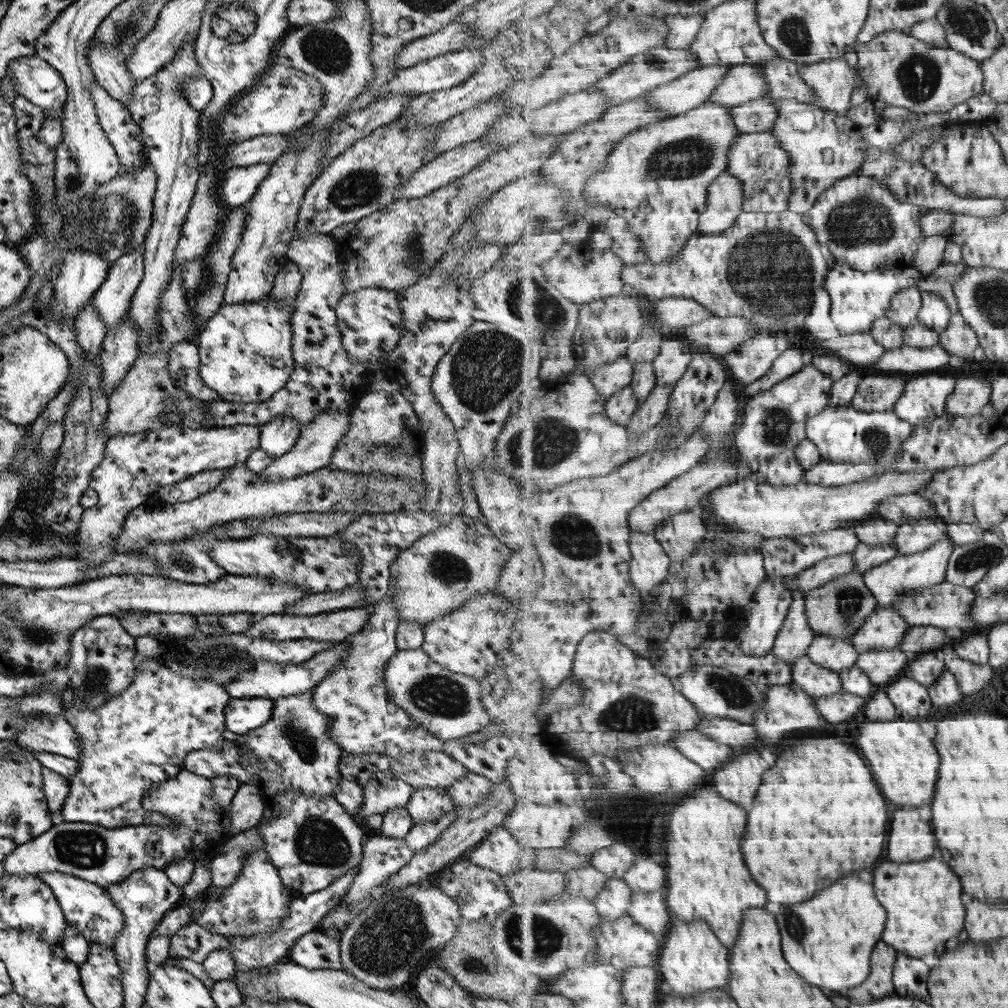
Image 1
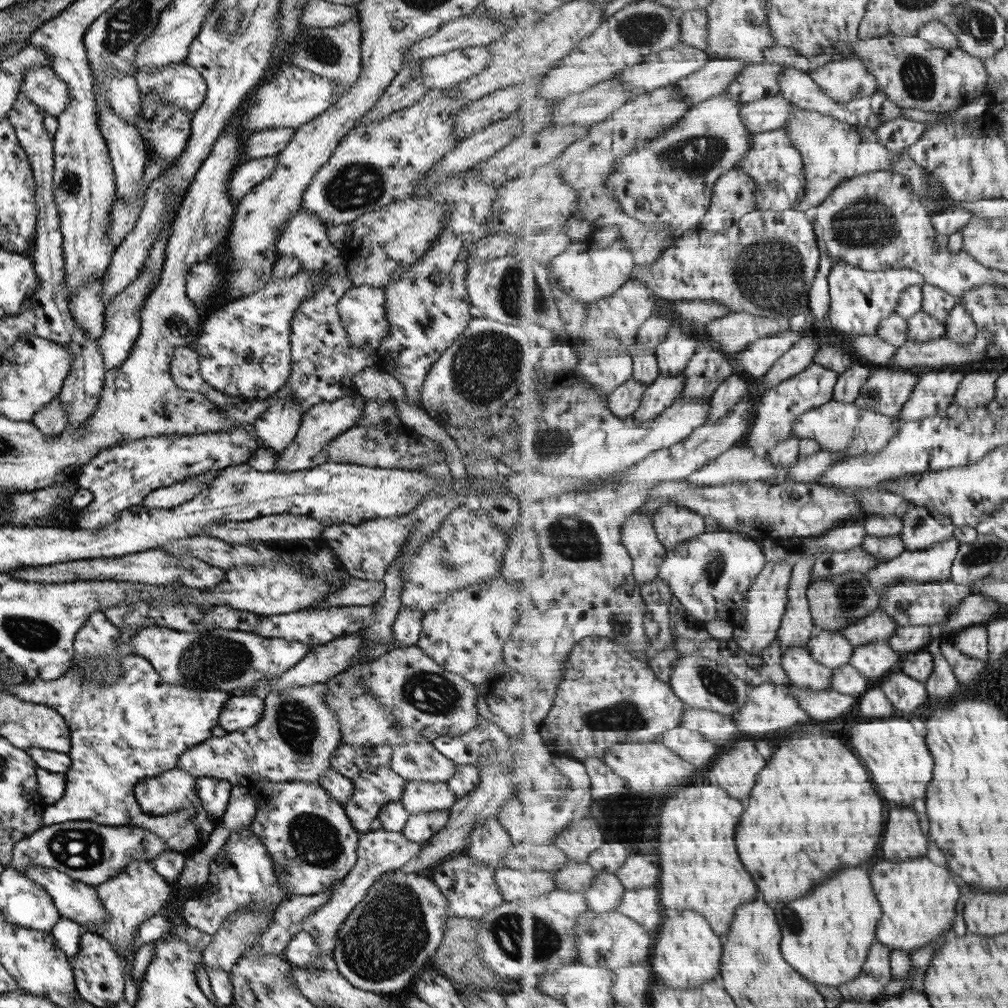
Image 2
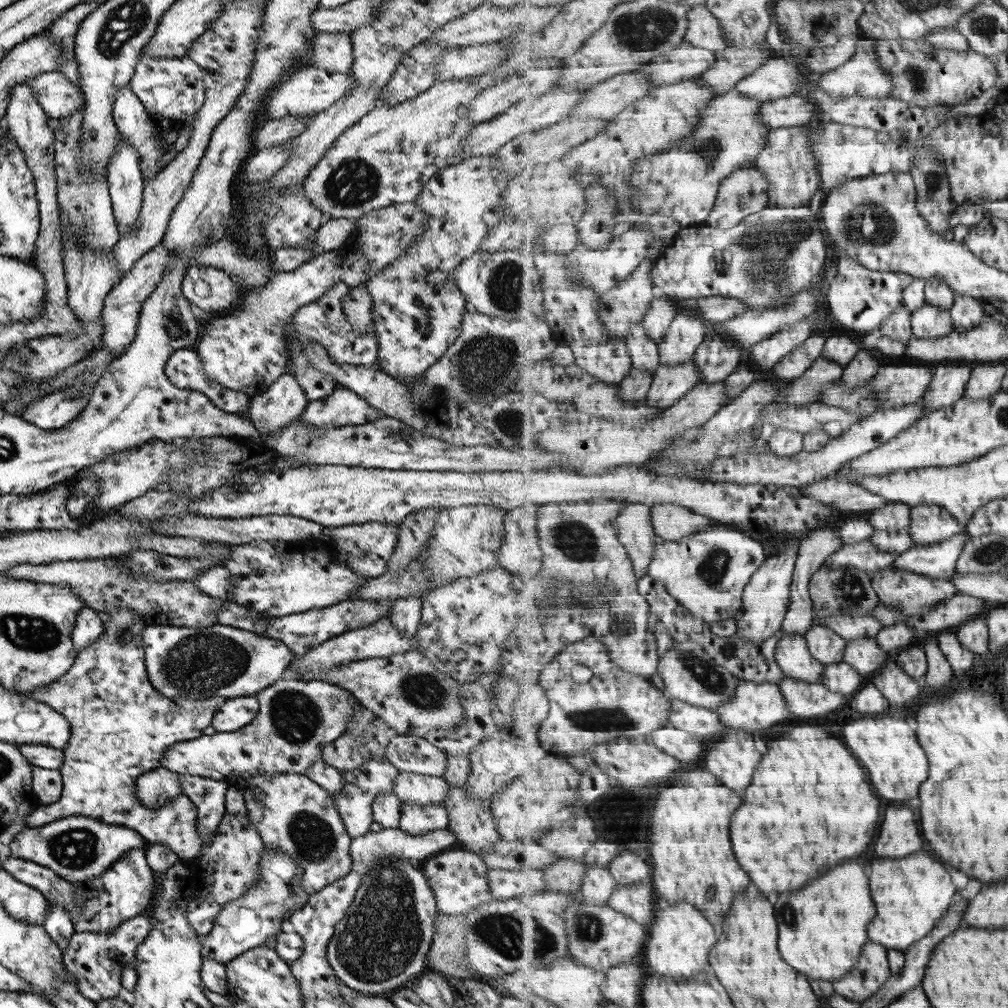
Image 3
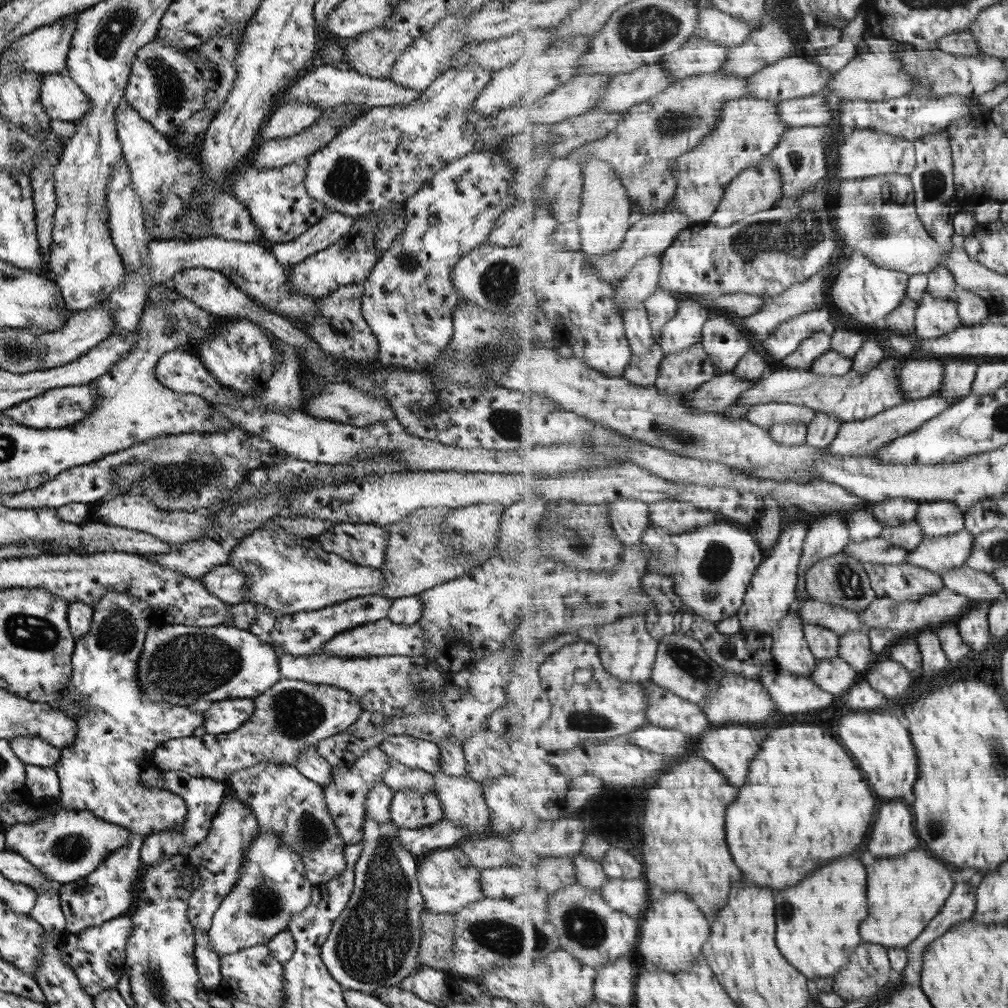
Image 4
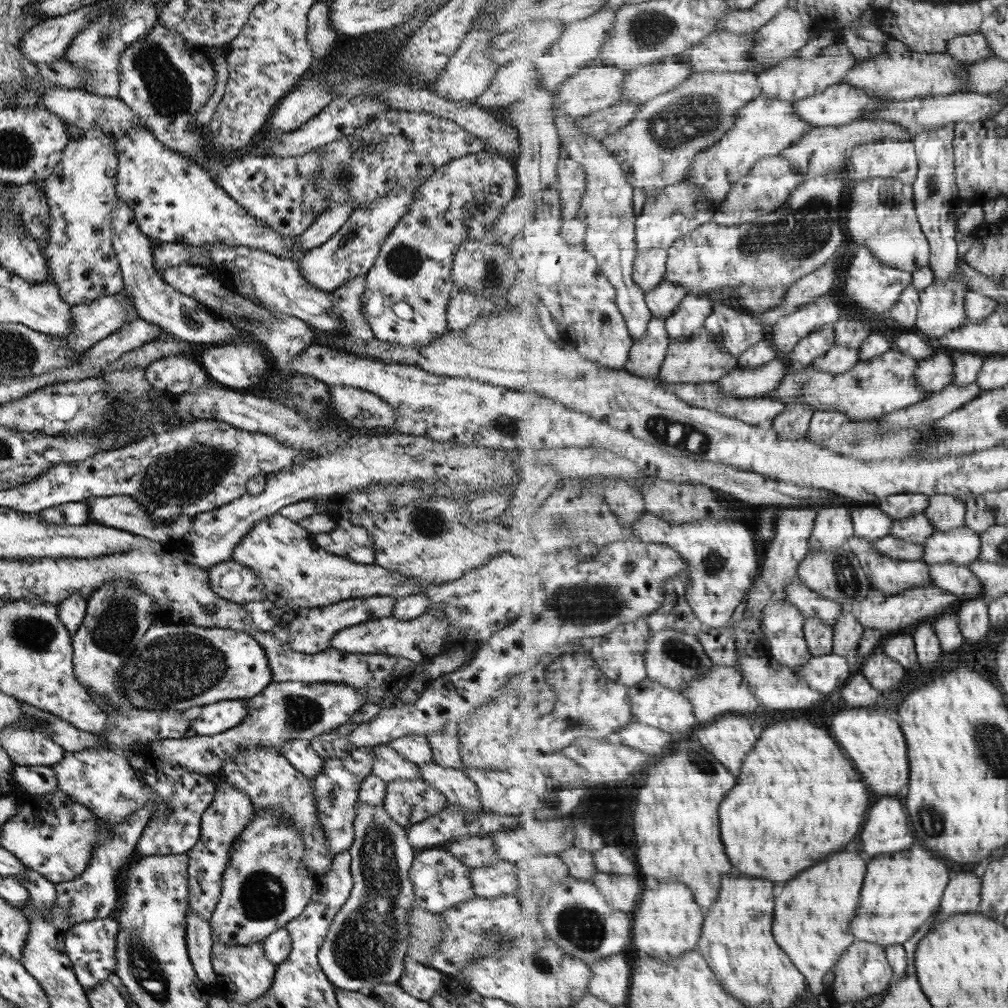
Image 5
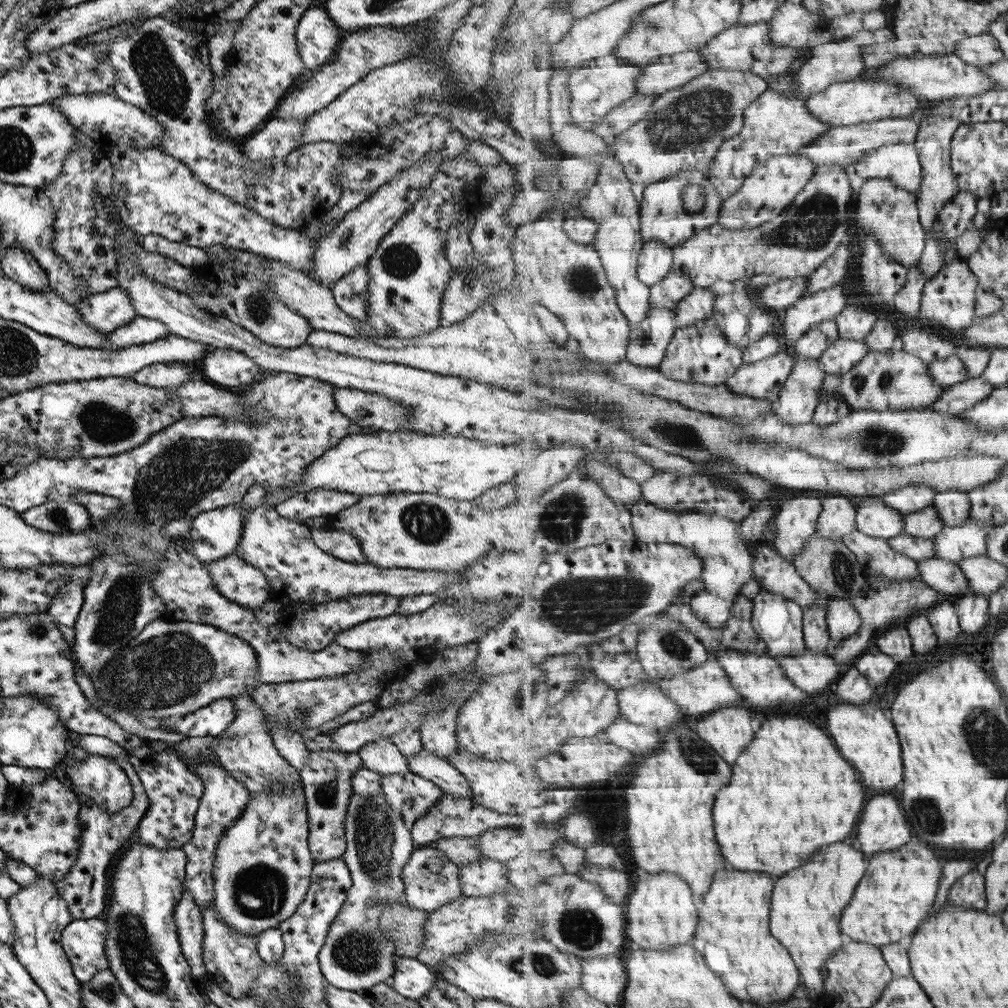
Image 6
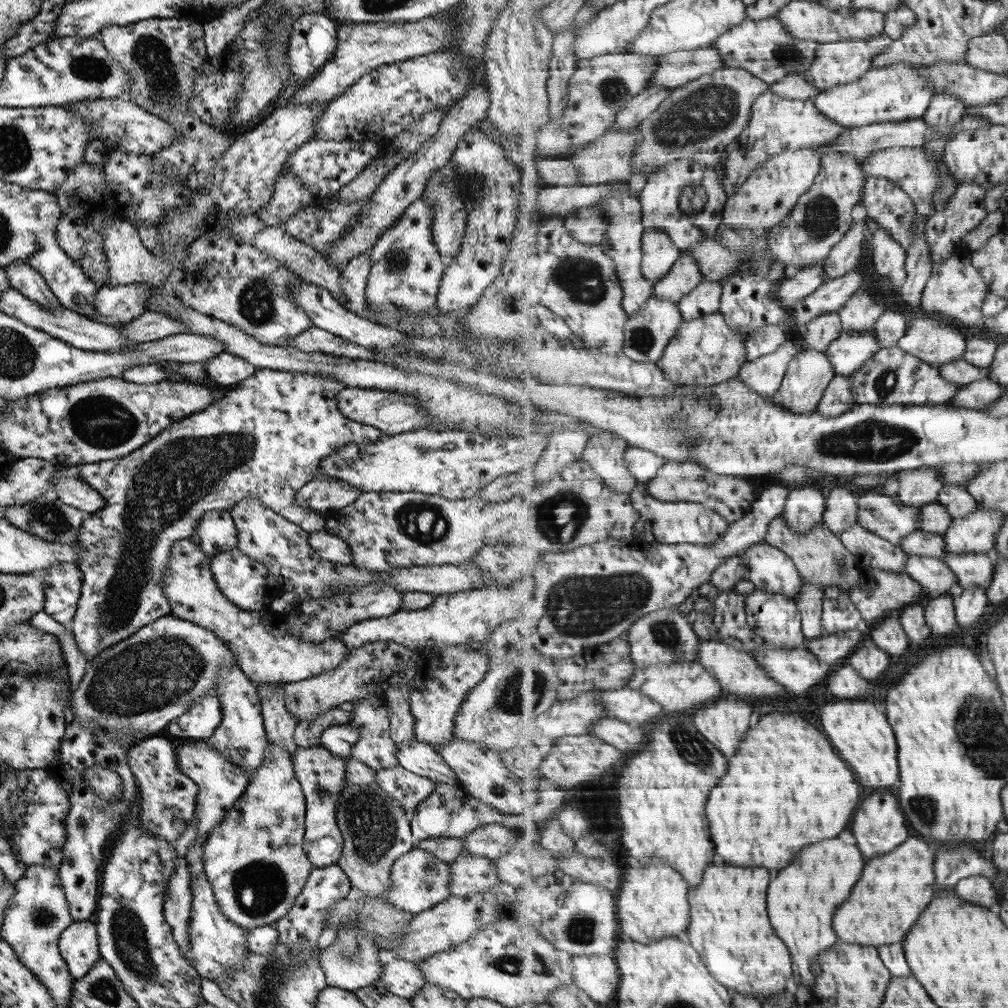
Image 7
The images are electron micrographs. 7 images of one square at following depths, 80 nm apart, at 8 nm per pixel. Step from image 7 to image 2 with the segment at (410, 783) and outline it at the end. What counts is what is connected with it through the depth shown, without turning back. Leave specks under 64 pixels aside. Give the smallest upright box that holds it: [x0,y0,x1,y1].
[400,810,448,842]

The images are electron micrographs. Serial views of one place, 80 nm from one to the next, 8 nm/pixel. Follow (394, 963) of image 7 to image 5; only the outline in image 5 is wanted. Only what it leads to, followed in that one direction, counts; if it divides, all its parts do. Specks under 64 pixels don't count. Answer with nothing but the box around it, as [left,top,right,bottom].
[397,956,442,1002]

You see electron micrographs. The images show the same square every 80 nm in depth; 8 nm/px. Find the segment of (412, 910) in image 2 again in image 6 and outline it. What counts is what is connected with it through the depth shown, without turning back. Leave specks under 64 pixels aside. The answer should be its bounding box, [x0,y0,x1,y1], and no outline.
[318,792,415,992]

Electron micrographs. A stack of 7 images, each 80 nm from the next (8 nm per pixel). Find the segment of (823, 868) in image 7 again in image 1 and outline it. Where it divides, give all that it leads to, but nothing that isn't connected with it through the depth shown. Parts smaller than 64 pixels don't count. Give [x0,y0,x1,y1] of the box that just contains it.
[775,872,889,995]

